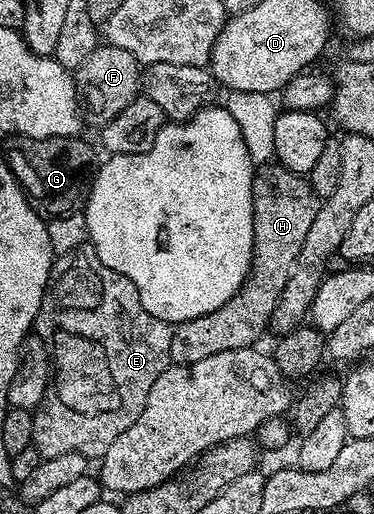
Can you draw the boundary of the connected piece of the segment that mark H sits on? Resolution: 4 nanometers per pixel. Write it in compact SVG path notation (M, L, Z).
M269 161L255 168L252 177L252 216L254 217L254 245L252 246L252 267L244 284L222 305L222 309L214 309L214 313L206 313L202 317L194 317L185 323L175 324L172 340L170 341L170 357L172 363L185 367L194 365L194 361L203 361L213 353L226 353L226 349L242 349L259 344L264 330L269 330L272 314L282 297L282 289L286 289L288 274L292 272L298 253L302 249L302 241L306 241L306 232L318 213L321 200L316 198L314 189L309 185L307 178L287 171L275 161Z

